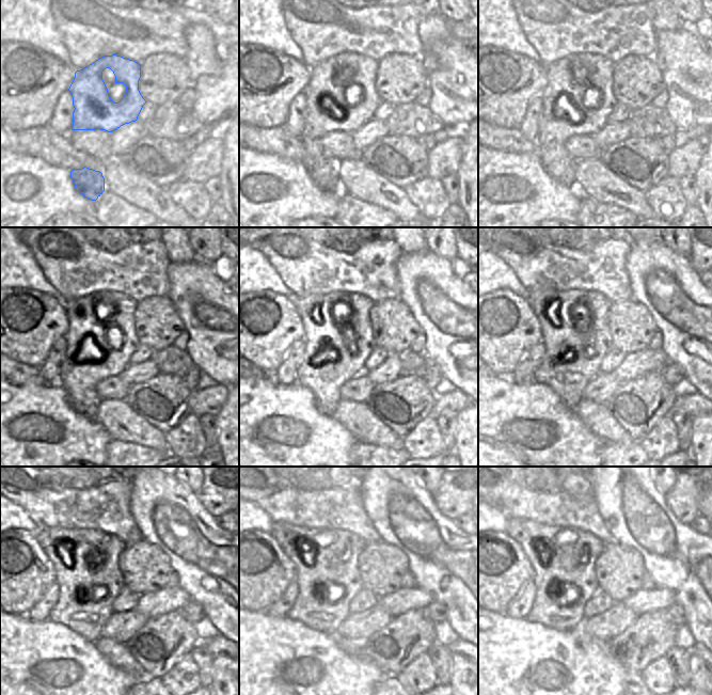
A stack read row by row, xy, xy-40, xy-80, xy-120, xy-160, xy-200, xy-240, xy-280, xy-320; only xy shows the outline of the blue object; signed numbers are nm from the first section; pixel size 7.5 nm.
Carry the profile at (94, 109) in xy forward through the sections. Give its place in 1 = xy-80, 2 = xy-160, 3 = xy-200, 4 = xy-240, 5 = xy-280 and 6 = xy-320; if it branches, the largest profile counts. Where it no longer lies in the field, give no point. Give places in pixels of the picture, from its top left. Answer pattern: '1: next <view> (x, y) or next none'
1: next xy-80 (565, 88)
2: next xy-160 (325, 328)
3: next xy-200 (578, 320)
4: next xy-240 (95, 554)
5: next xy-280 (336, 552)
6: next xy-320 (573, 552)

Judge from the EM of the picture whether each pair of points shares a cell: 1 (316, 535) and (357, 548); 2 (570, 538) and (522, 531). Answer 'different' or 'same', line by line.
1: same
2: same

